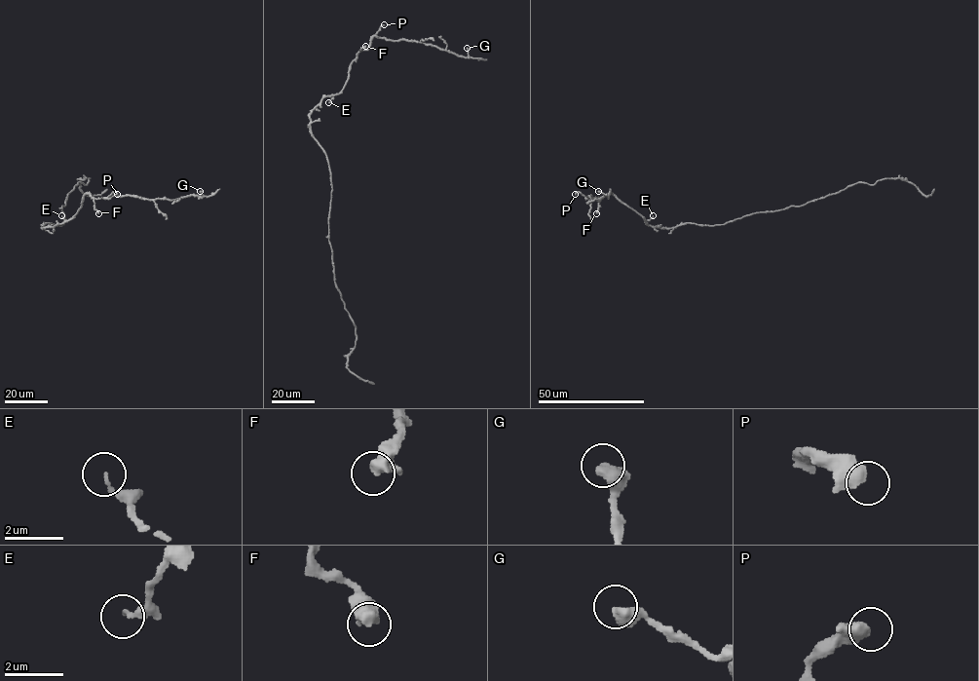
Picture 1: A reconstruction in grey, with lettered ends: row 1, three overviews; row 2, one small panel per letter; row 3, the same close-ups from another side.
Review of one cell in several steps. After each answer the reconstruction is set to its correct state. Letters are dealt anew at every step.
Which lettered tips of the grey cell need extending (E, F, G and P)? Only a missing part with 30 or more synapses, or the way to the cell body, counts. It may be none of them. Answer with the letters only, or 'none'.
none

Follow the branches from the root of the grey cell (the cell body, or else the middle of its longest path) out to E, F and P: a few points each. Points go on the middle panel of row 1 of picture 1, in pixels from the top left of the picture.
E: (322, 148), (312, 133), (310, 113), (323, 97), (331, 96), (328, 102)
F: (322, 148), (312, 133), (310, 113), (323, 97), (341, 91), (348, 79), (349, 65), (365, 46)
P: (322, 148), (312, 133), (310, 113), (323, 97), (341, 91), (349, 65), (384, 24)

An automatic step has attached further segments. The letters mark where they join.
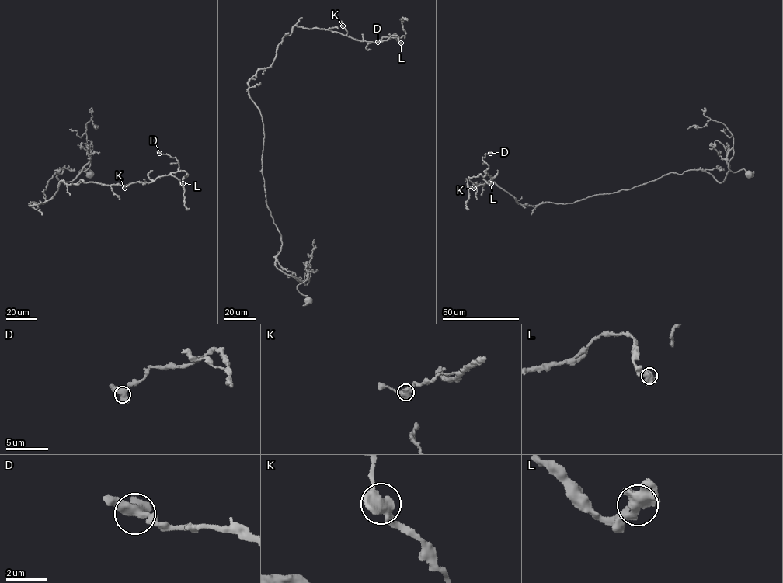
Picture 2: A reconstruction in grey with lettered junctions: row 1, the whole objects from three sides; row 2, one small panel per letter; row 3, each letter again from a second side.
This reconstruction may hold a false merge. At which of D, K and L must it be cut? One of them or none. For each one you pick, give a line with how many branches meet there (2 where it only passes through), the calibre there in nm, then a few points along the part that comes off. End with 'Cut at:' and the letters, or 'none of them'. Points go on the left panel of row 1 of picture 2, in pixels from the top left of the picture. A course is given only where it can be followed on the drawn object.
Cut at: none of them

